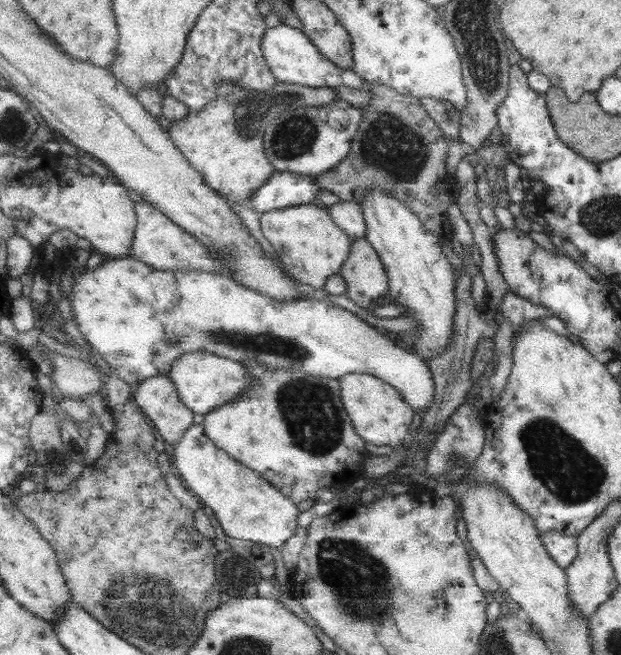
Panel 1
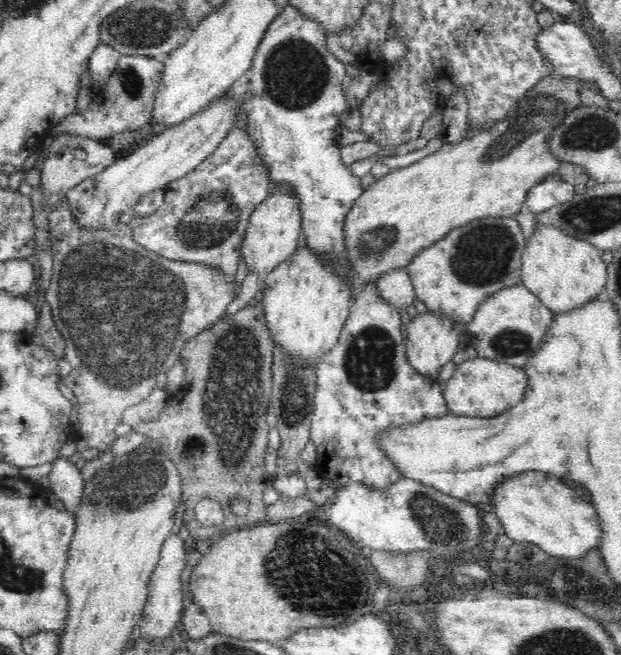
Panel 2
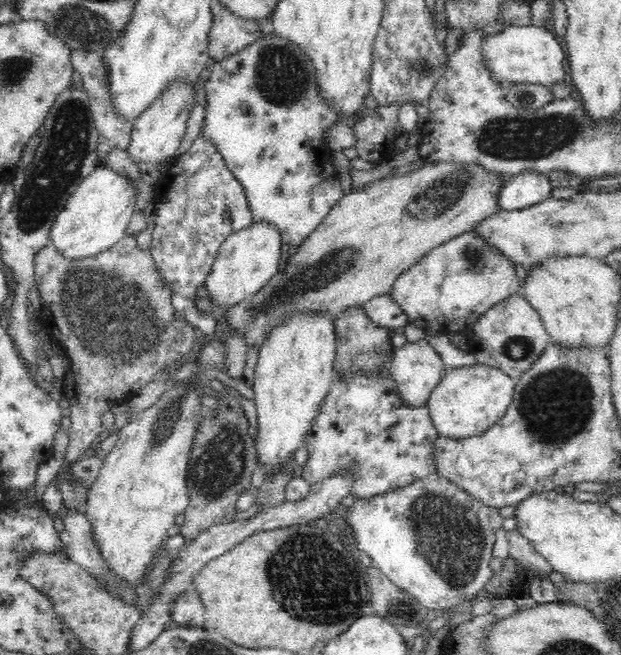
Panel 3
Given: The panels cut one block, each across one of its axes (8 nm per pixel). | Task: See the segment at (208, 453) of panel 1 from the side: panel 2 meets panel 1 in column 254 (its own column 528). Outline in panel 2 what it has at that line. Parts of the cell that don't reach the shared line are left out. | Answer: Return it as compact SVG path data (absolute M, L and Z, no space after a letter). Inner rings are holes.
M527 469L525 472L511 474L504 477L492 489L488 501L493 508L496 518L504 527L504 534L508 535L513 541L525 540L537 544L552 556L565 556L566 558L578 558L586 550L596 548L599 535L598 520L595 517L594 507L590 502L584 502L572 488L566 486L564 480L560 480L553 475L537 469Z

